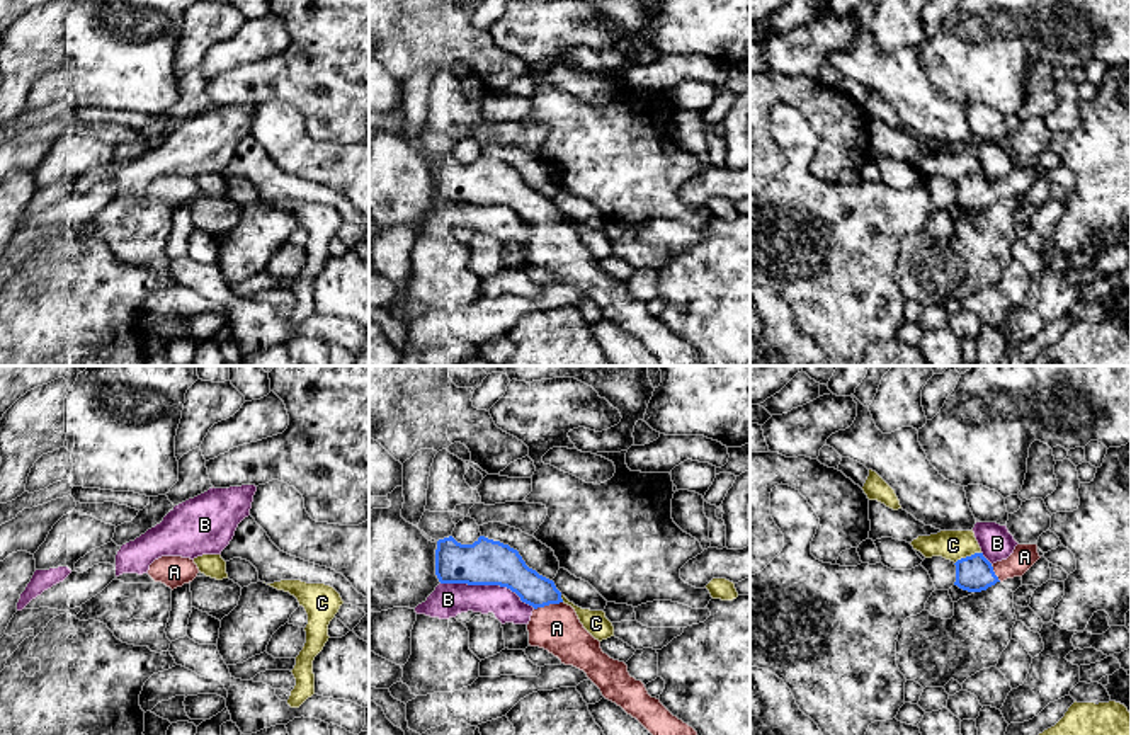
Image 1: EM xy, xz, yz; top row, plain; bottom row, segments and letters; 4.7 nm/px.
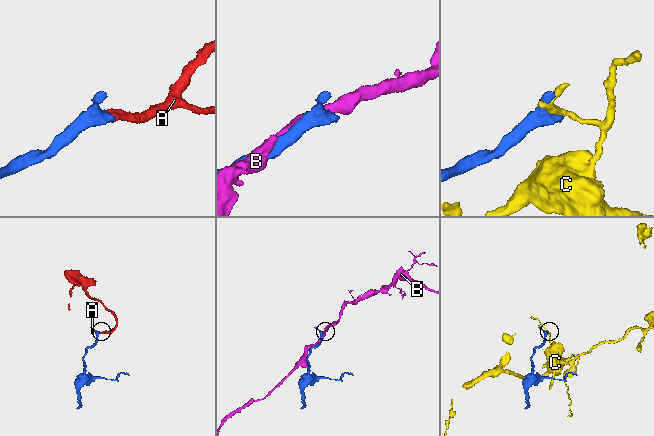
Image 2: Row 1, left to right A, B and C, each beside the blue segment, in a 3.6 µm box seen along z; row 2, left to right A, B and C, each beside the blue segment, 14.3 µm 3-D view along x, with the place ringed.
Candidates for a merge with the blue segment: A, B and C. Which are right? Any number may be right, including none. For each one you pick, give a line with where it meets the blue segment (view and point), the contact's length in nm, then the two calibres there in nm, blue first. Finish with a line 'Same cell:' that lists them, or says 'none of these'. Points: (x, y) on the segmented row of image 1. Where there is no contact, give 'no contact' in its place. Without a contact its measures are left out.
A: meets blue in xz at (548, 604); contact 140 nm long; 160 nm thick on the blue side, 220 nm on the other
Same cell: A

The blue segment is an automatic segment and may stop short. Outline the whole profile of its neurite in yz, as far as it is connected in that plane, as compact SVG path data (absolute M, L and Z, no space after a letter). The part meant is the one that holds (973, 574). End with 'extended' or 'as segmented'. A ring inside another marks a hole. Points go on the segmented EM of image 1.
M1017 544L1007 560L993 565L983 556L983 553L975 553L954 563L954 585L968 592L981 592L997 582L1022 577L1039 558L1037 544Z; extended

